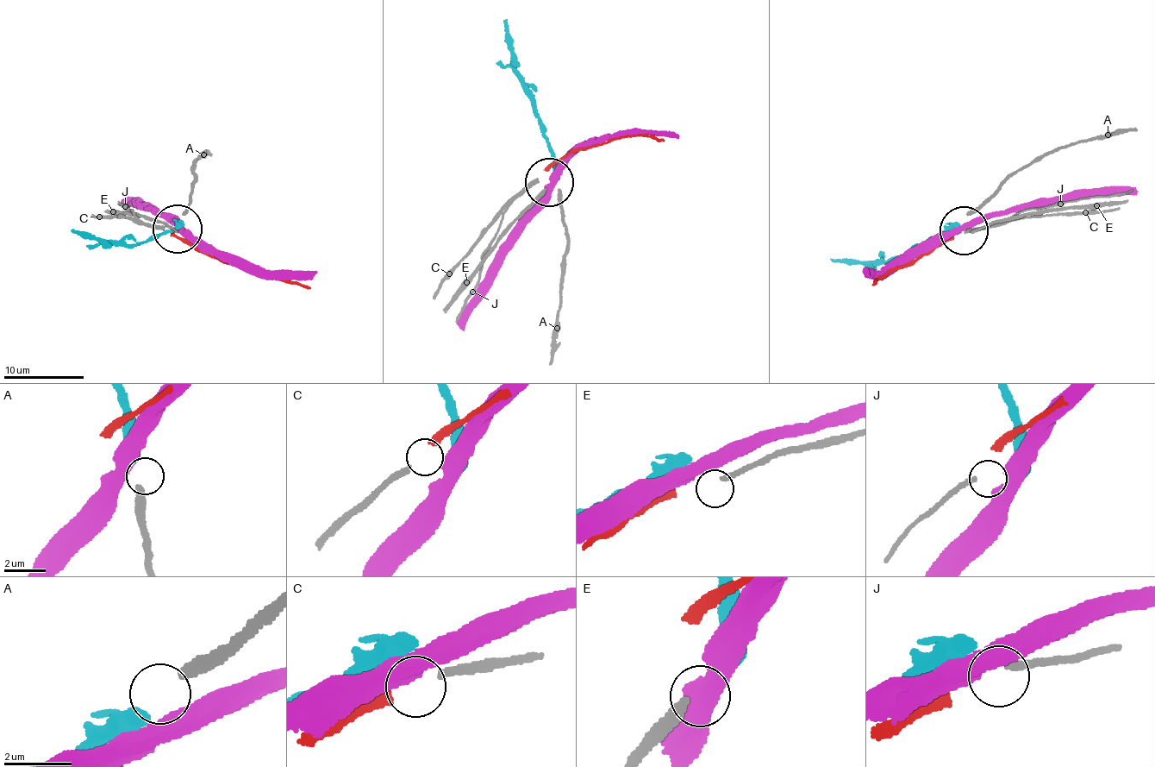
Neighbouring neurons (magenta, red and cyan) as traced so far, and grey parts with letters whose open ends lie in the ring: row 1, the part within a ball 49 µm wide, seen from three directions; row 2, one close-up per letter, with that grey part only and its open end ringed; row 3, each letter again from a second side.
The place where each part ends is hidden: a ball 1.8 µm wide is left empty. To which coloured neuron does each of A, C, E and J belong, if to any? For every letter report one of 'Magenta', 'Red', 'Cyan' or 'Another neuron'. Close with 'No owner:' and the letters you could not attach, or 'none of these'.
A: Cyan
C: Red
E: Another neuron
J: Another neuron
No owner: E, J

